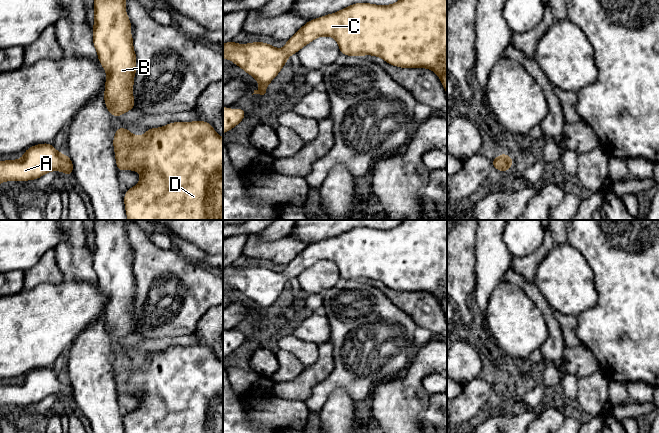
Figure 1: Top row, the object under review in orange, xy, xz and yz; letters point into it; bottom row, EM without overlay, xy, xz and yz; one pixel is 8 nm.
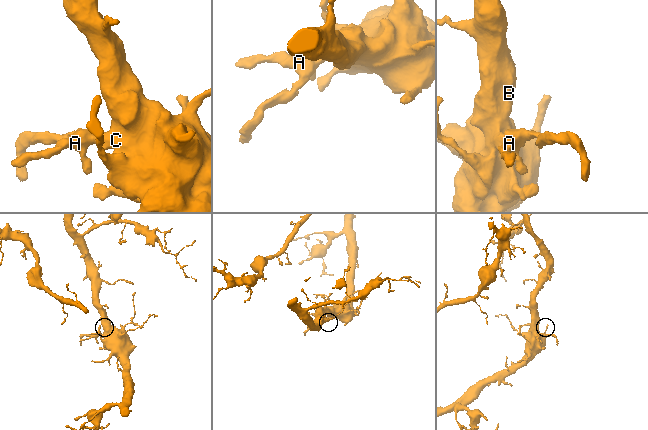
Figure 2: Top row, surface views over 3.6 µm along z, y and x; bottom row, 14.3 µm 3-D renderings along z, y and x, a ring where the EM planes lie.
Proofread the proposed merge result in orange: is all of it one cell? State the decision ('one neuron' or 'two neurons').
one neuron

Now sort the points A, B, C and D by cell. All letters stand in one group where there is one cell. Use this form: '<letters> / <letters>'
A B C D

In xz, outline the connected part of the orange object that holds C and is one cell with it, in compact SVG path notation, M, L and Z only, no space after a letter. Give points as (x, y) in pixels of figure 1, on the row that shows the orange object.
M399 0L392 5L355 3L336 13L308 21L286 42L282 49L277 49L263 42L241 45L229 41L223 45L223 58L233 61L247 74L252 75L260 85L260 88L254 90L253 94L264 95L268 84L288 62L288 57L291 54L296 54L303 46L321 36L335 38L340 53L347 56L374 55L397 67L428 68L439 76L447 94L447 0Z

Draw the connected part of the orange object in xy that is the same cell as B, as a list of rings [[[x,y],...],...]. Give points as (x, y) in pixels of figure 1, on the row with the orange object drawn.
[[[94,0],[93,44],[98,60],[107,73],[104,100],[111,116],[120,117],[134,109],[133,83],[136,73],[136,54],[133,49],[131,21],[125,10],[126,0]]]

